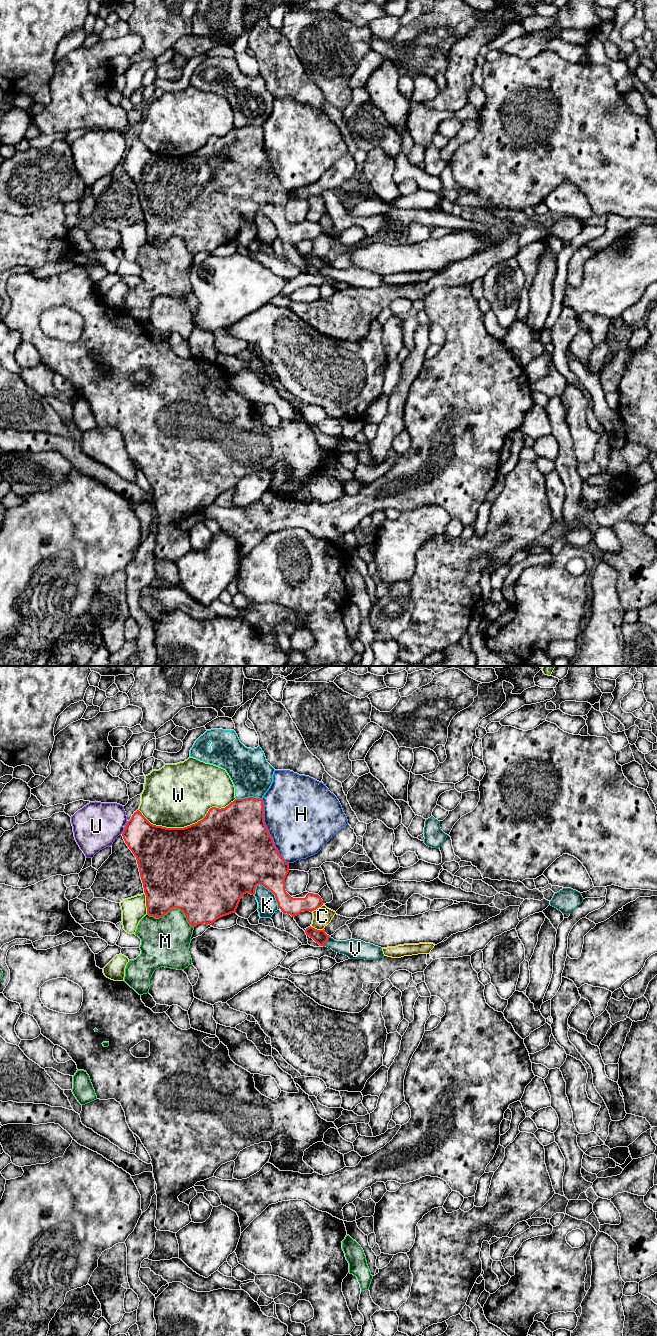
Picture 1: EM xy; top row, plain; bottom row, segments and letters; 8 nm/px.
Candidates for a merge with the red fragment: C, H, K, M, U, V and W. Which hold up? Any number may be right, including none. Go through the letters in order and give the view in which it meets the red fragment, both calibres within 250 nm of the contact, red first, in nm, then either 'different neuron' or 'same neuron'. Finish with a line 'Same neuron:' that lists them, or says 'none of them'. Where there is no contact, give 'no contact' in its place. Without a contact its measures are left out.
C: xy | 110/160 nm | different neuron
H: xy | 500/480 nm | different neuron
K: xy | 320/160 nm | different neuron
M: xy | 500/360 nm | different neuron
U: xy | 320/360 nm | different neuron
V: xy | 110/160 nm | same neuron
W: xy | 500/500 nm | different neuron
Same neuron: V

